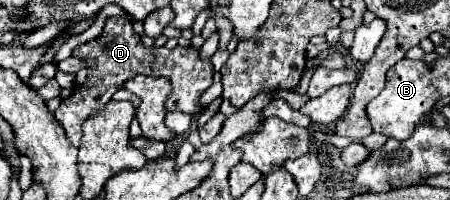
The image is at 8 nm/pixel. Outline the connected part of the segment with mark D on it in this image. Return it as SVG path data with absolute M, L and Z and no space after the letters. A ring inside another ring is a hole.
M110 17L104 25L104 33L98 39L74 49L74 55L84 59L88 67L76 73L76 85L72 89L72 95L68 99L62 99L58 111L54 113L54 117L60 121L74 147L80 147L82 123L98 109L102 109L112 99L112 95L118 89L122 89L126 79L132 79L136 75L172 79L172 93L170 99L166 101L168 111L182 111L192 115L204 111L204 107L200 105L200 95L212 85L214 65L210 59L200 59L200 49L196 47L178 45L176 49L166 49L166 47L148 49L140 43L140 35L134 31L132 23L126 17ZM80 99L82 99L82 109L80 109Z

